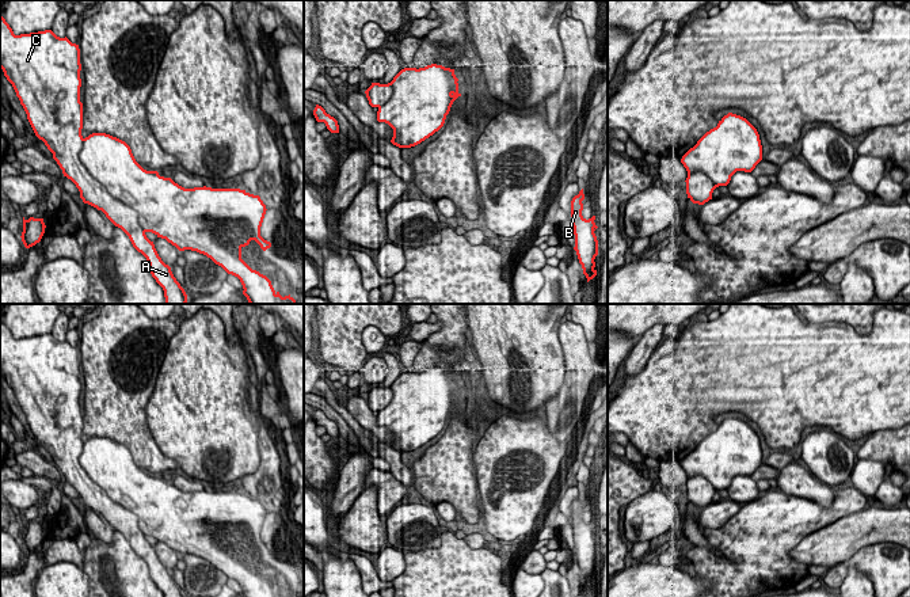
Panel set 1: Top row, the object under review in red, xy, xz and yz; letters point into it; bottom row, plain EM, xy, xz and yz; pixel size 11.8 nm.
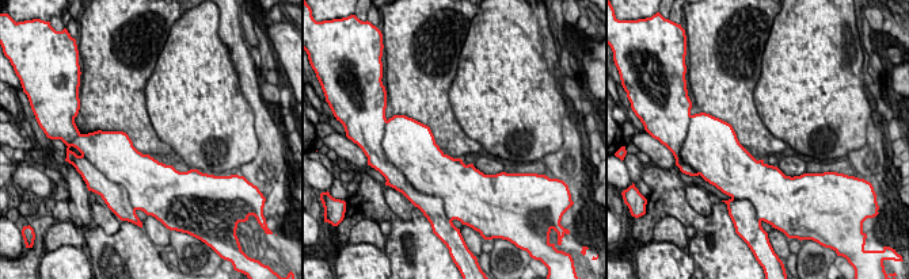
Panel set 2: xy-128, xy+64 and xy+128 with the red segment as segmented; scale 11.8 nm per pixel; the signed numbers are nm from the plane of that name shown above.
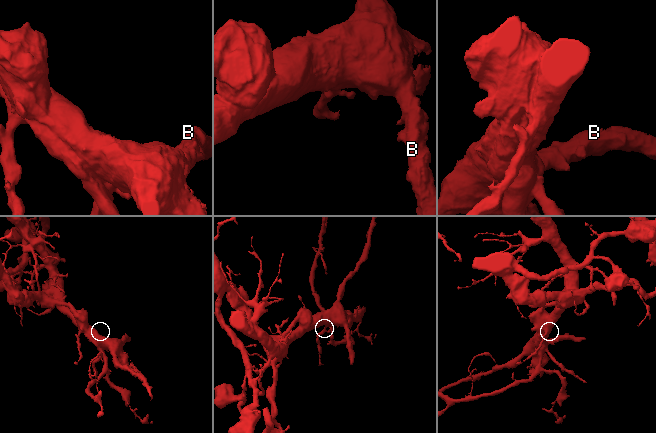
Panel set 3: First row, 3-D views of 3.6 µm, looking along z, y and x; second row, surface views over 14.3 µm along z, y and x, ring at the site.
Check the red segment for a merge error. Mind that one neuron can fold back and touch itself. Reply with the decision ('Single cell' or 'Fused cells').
Fused cells

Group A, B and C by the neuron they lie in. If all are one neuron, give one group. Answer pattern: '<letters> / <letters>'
A C / B

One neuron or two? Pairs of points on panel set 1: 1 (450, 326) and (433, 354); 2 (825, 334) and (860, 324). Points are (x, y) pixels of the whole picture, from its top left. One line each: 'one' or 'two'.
1: one
2: two

